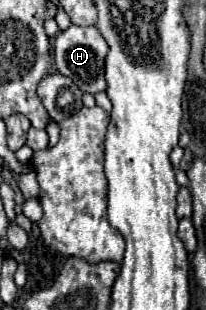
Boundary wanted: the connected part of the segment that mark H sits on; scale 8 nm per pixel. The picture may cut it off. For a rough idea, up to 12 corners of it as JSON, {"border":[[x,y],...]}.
{"border":[[97,27],[61,31],[55,67],[83,93],[105,91],[109,45]]}

